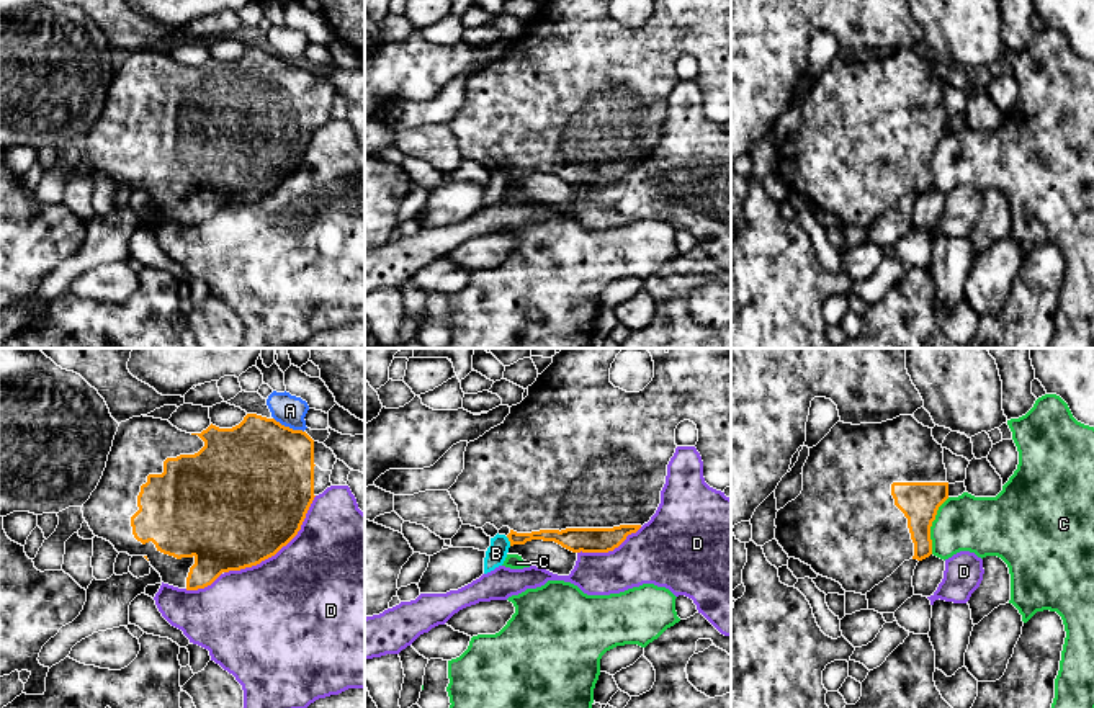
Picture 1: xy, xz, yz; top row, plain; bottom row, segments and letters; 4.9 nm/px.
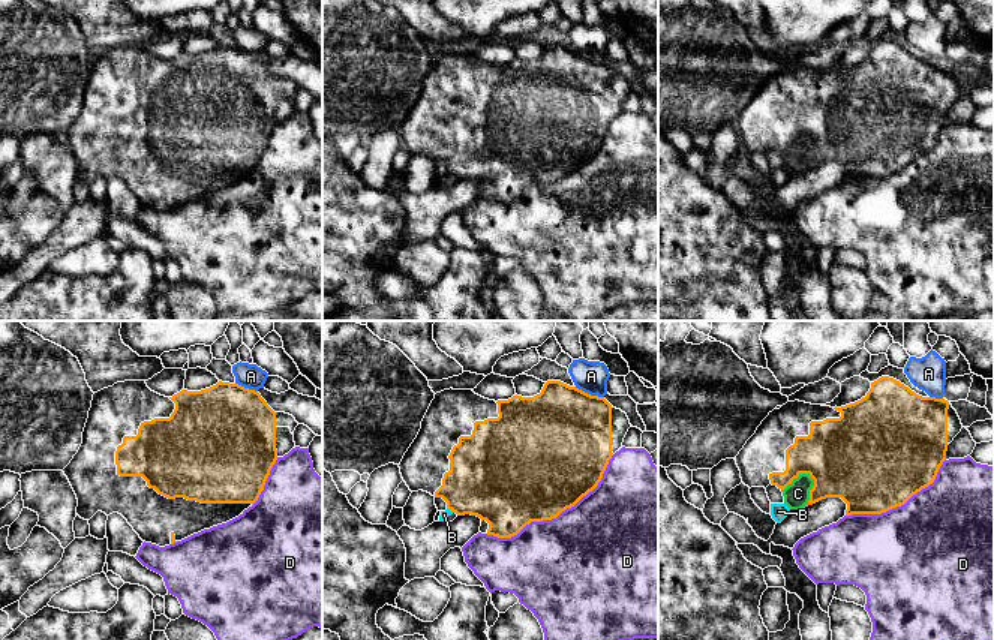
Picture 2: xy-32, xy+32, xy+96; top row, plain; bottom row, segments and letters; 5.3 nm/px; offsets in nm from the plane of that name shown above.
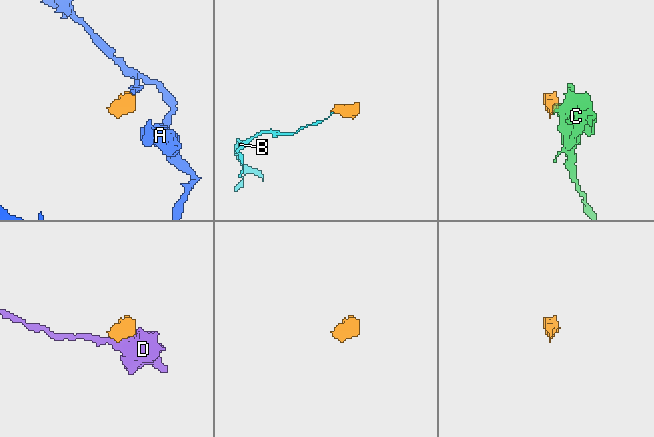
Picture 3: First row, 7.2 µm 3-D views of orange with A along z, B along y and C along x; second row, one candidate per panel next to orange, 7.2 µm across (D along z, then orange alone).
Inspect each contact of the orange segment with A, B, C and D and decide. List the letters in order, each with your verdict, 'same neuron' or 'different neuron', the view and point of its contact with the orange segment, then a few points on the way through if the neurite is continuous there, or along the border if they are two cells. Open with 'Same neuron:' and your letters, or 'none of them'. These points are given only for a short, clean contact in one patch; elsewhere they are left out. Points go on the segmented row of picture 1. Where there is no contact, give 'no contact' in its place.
Same neuron: none of them
A: different neuron | xy (288, 427) | along xy (273, 417), (303, 432)
B: different neuron | xz (509, 540) | along xz (506, 537), (511, 545)
C: different neuron | yz (931, 525)
D: different neuron | xy (278, 550)

